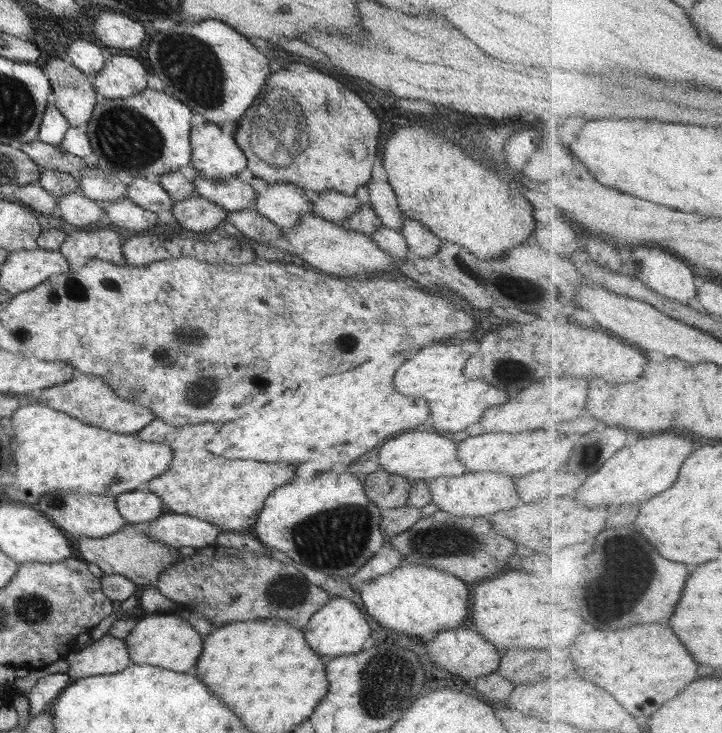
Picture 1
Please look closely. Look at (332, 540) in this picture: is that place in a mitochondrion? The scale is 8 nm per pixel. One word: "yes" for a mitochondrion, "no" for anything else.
yes

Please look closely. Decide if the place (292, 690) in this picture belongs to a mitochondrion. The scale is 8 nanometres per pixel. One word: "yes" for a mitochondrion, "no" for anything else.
no

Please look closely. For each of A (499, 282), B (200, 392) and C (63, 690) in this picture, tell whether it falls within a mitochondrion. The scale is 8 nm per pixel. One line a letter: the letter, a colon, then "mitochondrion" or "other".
A: mitochondrion
B: mitochondrion
C: other

